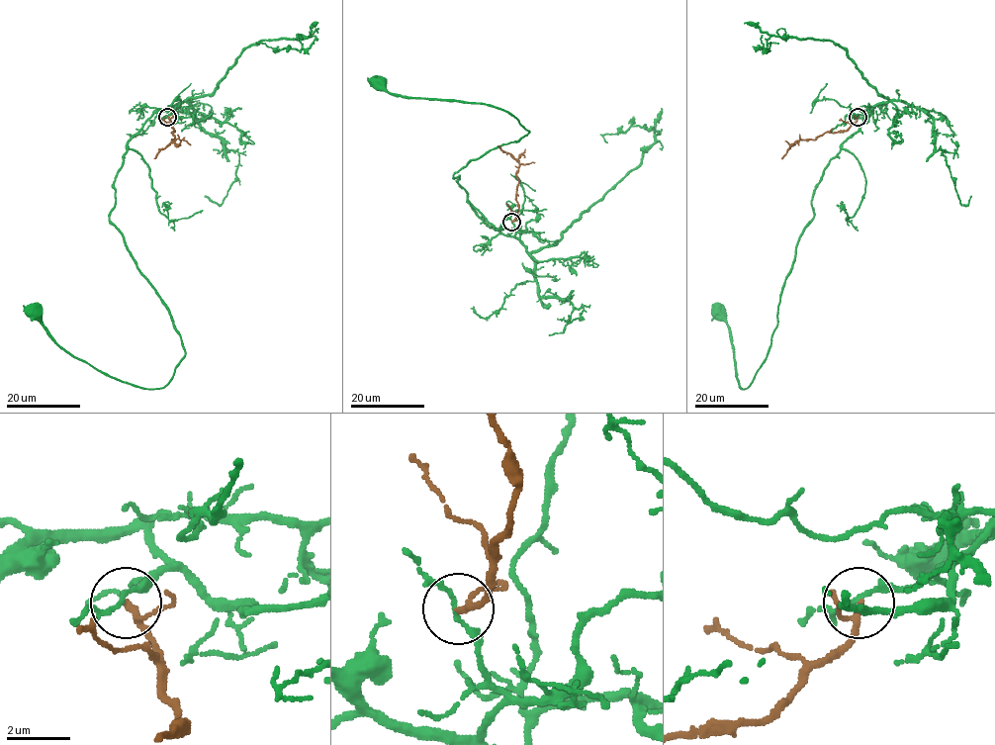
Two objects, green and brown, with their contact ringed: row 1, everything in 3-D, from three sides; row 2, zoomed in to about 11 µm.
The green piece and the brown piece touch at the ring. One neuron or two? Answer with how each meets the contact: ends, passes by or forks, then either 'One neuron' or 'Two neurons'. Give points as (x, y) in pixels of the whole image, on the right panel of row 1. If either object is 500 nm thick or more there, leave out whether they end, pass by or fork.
At the ring green passes by. At the ring brown passes by. Two neurons

